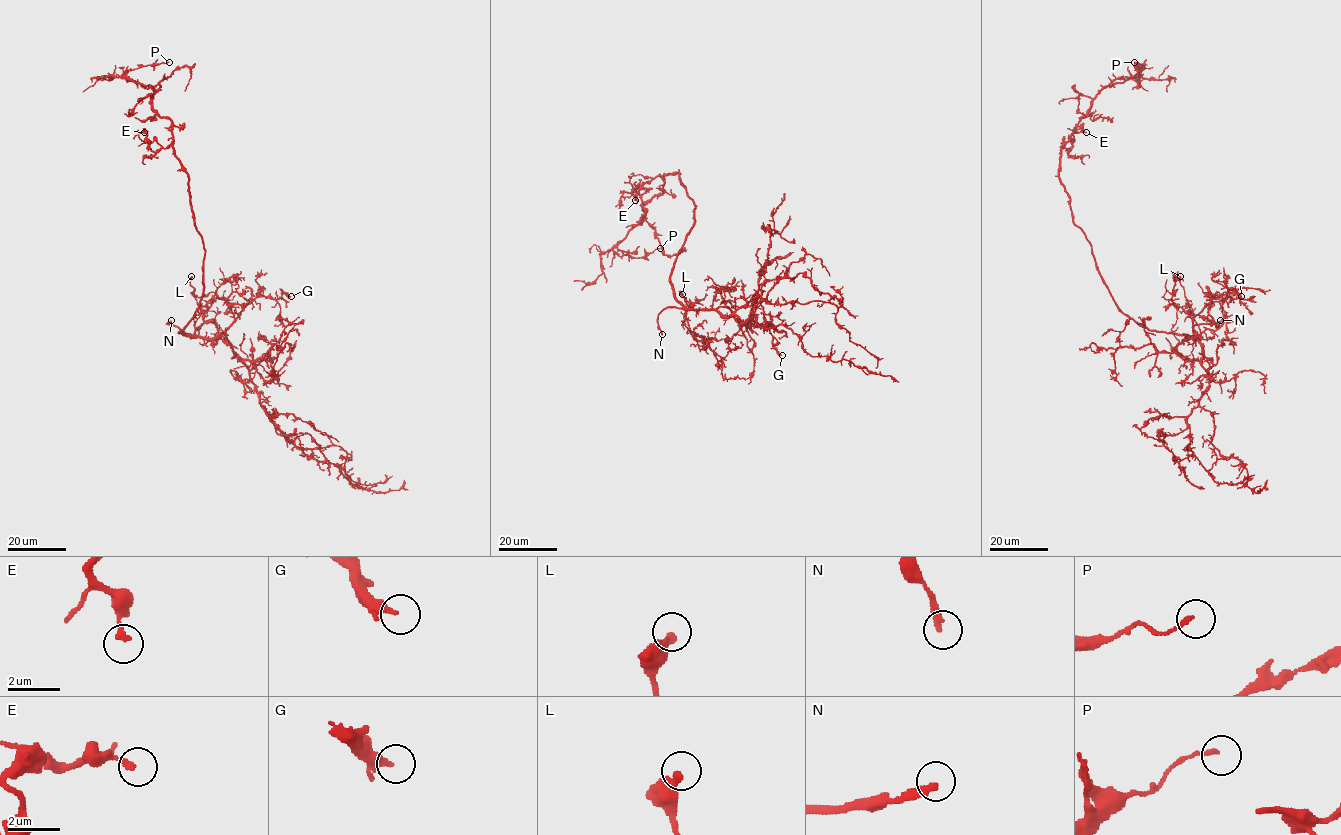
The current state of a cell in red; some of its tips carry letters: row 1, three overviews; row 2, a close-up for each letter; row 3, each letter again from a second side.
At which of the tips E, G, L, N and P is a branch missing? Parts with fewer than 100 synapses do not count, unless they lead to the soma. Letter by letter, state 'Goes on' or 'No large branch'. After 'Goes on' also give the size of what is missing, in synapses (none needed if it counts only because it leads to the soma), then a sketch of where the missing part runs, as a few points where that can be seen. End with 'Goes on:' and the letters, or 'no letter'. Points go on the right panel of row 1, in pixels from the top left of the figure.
E: No large branch
G: No large branch
L: No large branch
N: Goes on
P: No large branch
Goes on: N

